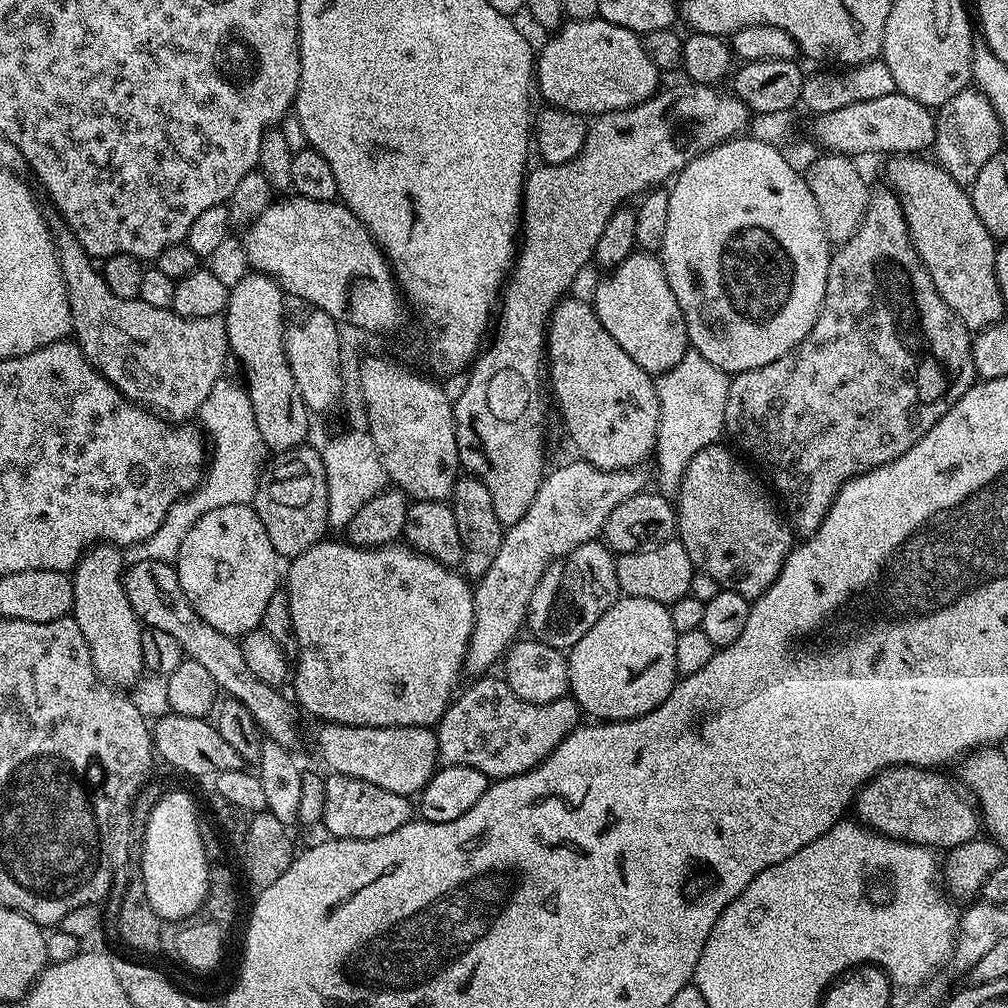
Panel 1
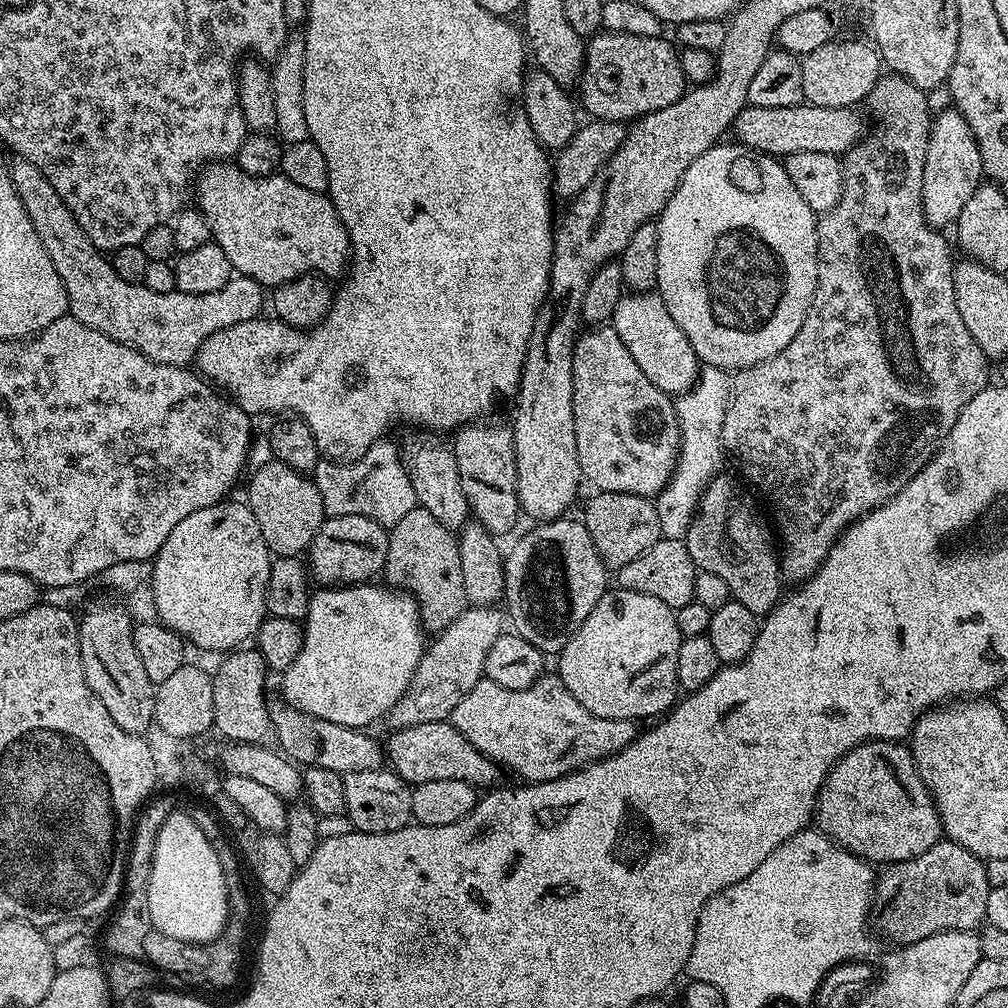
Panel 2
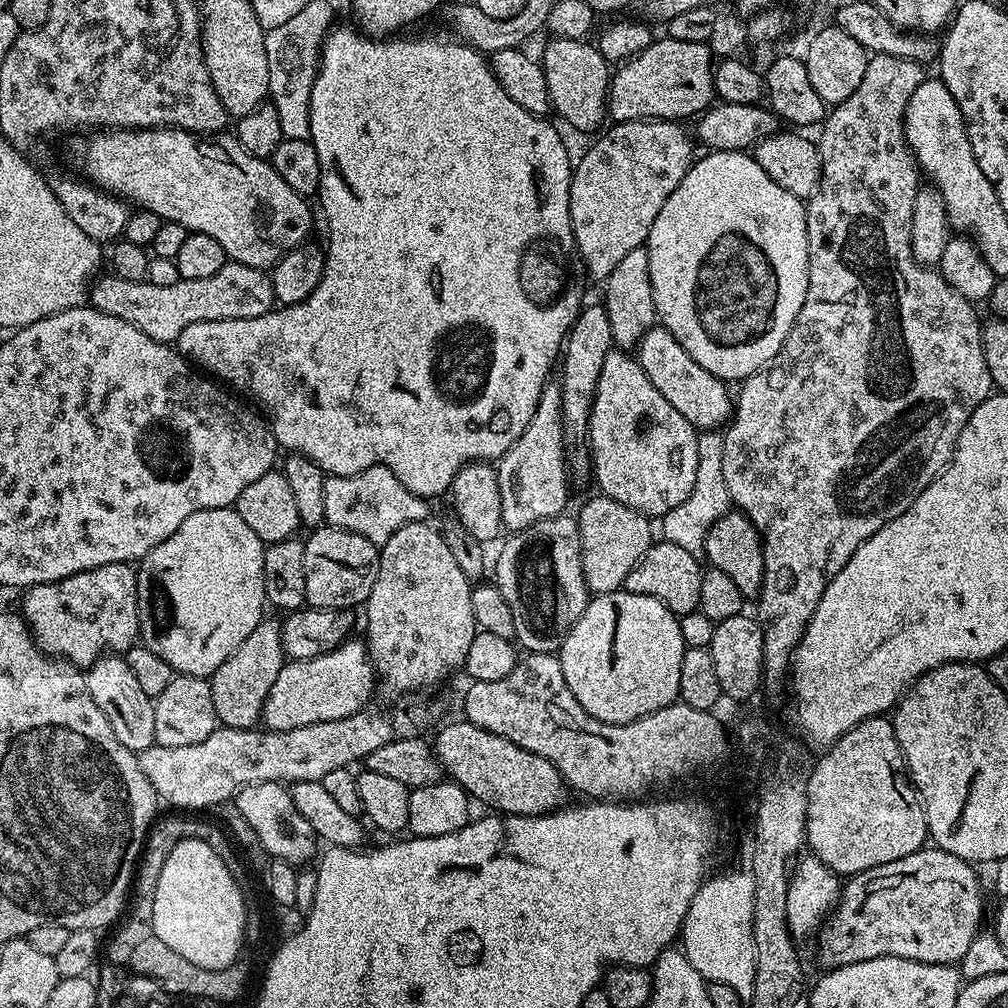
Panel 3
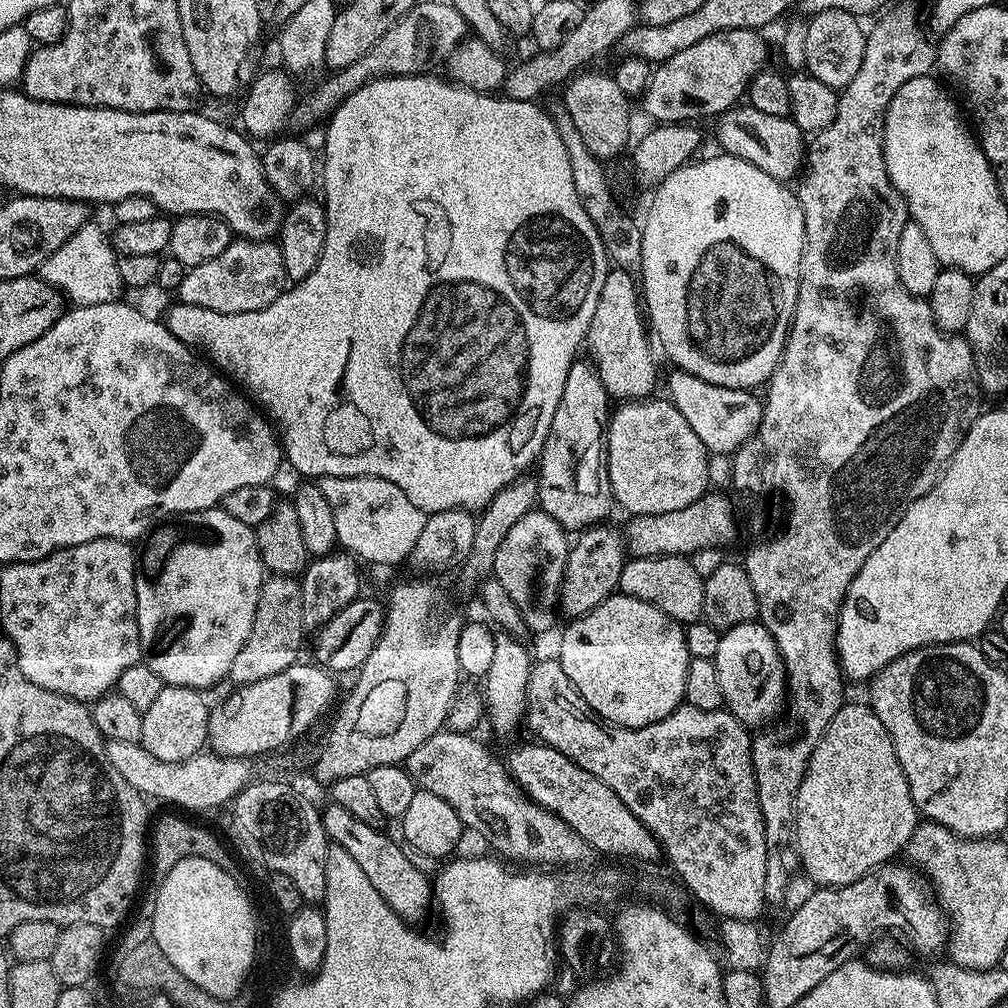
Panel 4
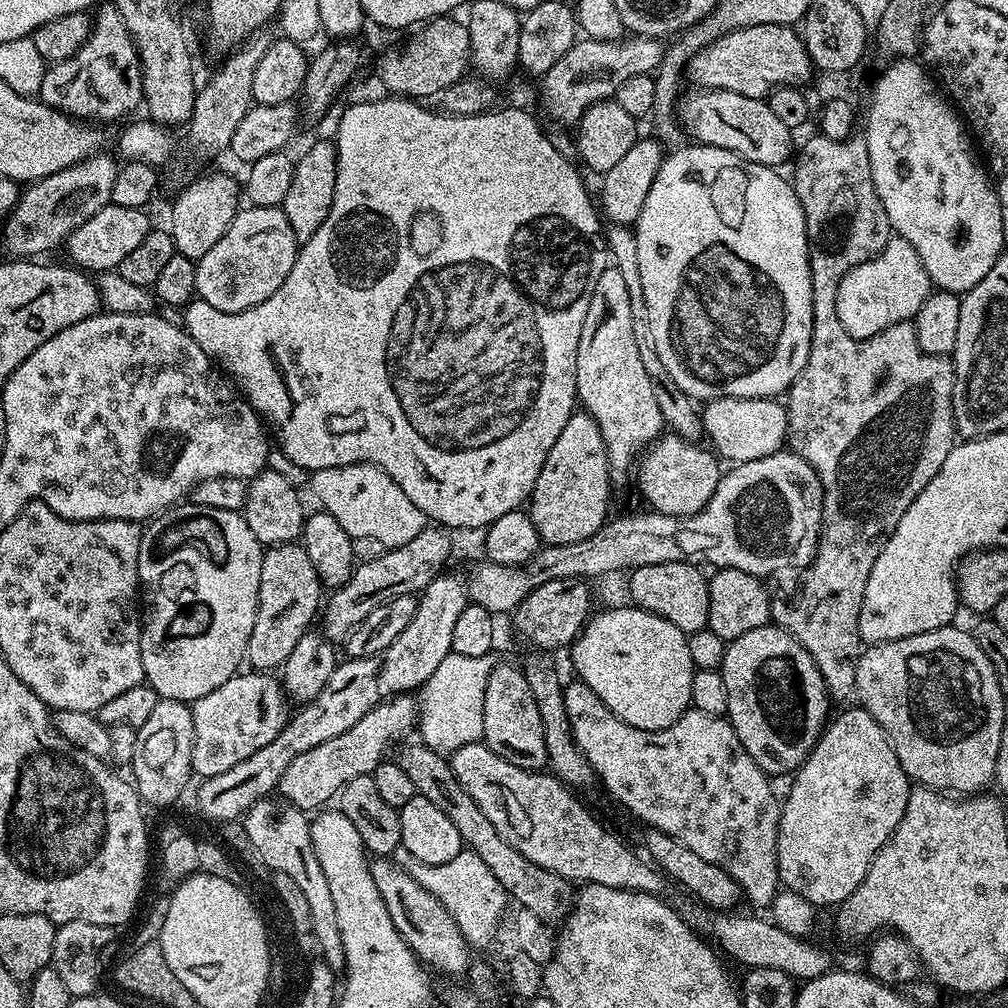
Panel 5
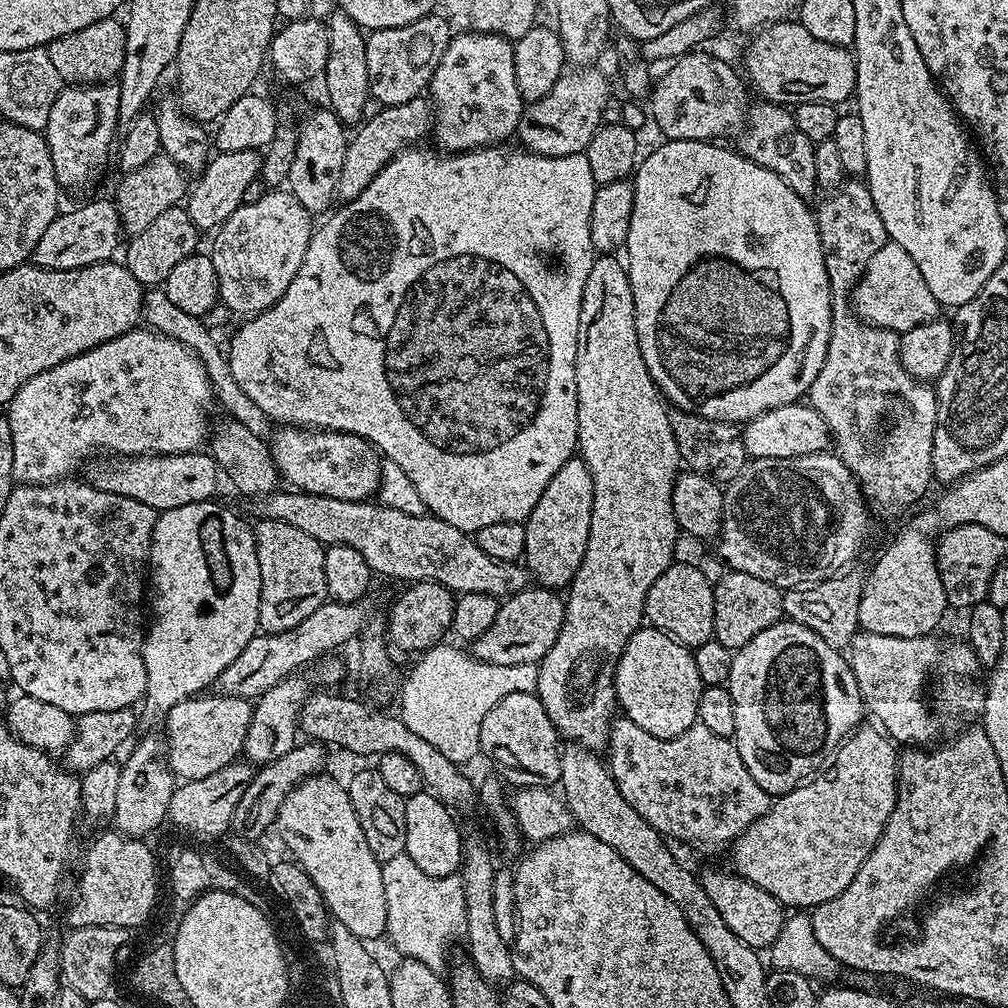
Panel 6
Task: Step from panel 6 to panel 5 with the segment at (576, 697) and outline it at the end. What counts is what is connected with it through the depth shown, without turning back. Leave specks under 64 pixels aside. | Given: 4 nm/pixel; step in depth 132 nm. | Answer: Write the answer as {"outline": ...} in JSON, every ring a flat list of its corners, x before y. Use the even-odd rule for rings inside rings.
{"outline":[[615,266,602,270,598,282,594,282,594,294,590,294,586,322,582,322,582,334,578,338,576,398,583,411,589,412,594,422,598,422,598,430,602,430,613,477,620,478,624,468,631,469,644,449,653,440,660,439,665,431,650,377,634,342,629,291]]}

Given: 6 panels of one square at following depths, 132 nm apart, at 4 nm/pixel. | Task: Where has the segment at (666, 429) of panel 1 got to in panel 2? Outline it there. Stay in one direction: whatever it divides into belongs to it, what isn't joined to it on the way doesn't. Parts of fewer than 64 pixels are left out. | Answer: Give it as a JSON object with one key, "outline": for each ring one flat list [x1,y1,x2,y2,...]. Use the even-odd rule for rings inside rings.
{"outline":[[703,365,695,386,681,393,675,401,680,430,679,458,667,486,653,501,658,510,663,539,684,540,687,537,690,522,706,486,723,469,721,466,726,453,721,442,722,422,725,421,731,393,731,373,724,368]]}

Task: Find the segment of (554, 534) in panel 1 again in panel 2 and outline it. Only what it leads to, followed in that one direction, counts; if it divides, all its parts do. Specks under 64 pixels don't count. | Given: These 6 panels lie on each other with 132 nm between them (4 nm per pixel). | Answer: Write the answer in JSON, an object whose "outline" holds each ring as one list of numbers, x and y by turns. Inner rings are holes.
{"outline":[[499,607,465,608,453,624,438,633,433,644,431,641,425,647,424,656,420,659,406,694,402,694,402,698,398,698,396,705,388,712,386,724,389,724,389,729,399,730,418,726,422,722,448,720,454,706,458,706,458,702,462,702,462,698,474,690,478,681,485,679,486,658,505,628,506,616]]}

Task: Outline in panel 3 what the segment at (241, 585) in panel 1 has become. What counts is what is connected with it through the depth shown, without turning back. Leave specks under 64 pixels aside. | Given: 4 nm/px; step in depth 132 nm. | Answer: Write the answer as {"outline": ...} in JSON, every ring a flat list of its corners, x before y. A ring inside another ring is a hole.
{"outline":[[235,507,198,510,194,514,190,514,190,518,186,518,186,522,182,522,182,526,178,526,178,530,174,530,174,534,170,534,170,538,166,538,158,546,154,546,154,550,147,552,143,560,139,561,136,573,136,597,138,598,138,622,140,623,139,639,142,641,143,647,154,650,154,654,158,654,158,658,162,658,170,665,173,673,181,676,211,677,212,672,218,670,218,666,222,666,222,662,226,662,226,658,230,658,230,654,234,654,234,650,238,650,238,646,242,646,242,642,246,642,250,630,254,630,254,626,258,626,260,621,265,619,265,547,266,545,258,538,258,534,254,534,254,530,250,530,250,526,246,526,246,522,242,522]]}

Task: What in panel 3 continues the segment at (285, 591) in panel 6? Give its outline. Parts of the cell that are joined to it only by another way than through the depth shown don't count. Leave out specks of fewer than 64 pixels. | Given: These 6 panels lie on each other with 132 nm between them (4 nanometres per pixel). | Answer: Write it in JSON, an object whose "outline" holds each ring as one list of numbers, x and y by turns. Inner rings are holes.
{"outline":[[265,618,250,630,246,642,218,666,210,677,216,719,226,728,251,728,261,719,270,686,284,669,286,657,282,646,281,621]]}

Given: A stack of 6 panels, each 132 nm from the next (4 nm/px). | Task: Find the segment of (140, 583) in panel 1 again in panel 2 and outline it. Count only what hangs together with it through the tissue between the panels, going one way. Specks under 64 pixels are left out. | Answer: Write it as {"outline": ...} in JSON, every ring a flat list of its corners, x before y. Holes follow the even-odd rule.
{"outline":[[283,698,273,699,269,703,268,719,274,736,276,732,275,743,279,751,297,765,310,768,322,766,322,770,334,770,341,774,354,770,374,770,385,767,385,749,381,741,379,744,374,737,367,736,369,734,367,731,314,718,298,710]]}

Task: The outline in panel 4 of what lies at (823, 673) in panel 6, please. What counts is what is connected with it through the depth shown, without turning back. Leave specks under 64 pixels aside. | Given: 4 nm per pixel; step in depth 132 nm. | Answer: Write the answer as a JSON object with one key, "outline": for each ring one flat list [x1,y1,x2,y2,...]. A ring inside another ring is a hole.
{"outline":[[753,622,723,629,715,661,724,708,749,729,759,730,769,725,785,711,788,675,784,673,778,646,763,624]]}

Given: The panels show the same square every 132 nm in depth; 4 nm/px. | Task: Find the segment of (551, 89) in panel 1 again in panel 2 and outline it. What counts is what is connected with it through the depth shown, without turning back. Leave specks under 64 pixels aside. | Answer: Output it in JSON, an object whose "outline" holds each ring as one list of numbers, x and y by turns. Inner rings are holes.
{"outline":[[599,31,587,41,584,71,580,73,579,103,598,120,632,122,678,102,686,91,679,51,663,35,642,38,634,34]]}

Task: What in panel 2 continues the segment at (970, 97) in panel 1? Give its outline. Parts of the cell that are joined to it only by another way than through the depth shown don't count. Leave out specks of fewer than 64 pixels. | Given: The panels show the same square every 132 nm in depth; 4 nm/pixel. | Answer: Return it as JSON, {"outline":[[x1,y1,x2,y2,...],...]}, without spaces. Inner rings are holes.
{"outline":[[954,106,945,112,937,111,928,135,926,162,922,170,922,210,930,227,944,230,955,225,962,206,974,194,974,190,985,179,982,154,978,142,966,122,966,118]]}

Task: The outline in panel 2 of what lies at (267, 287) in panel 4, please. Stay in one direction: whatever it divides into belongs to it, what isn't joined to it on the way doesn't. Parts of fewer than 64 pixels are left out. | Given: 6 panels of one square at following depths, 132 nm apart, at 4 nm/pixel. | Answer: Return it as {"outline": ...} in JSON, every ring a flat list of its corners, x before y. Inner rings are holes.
{"outline":[[16,158,13,161,10,164,12,184,34,226,34,234,38,234,38,242,42,242,50,262,54,262,54,270,58,270,58,278,62,278,68,295,68,312,78,322,137,348,154,362,182,368,195,361,196,352,206,338,218,330,226,330,226,326,257,319,266,308,265,285,249,276,233,275,222,290,211,294,178,291,158,294,145,284,131,284,118,278,111,259,92,245,74,214,70,214,66,202,58,198,58,190,50,186,46,174,29,160]]}

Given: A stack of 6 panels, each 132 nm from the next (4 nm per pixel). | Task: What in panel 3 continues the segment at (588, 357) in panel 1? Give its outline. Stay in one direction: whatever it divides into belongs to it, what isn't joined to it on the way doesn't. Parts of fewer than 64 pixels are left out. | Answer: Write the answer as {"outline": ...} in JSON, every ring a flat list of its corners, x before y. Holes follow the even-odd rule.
{"outline":[[613,350,606,354,606,362,602,362,602,374,598,374,598,382,596,383,596,397,592,403,590,410,590,418,588,419,588,439,587,447,590,449,592,458,591,475,596,476,596,484,601,493,616,499,623,506,630,506,634,510,644,513,649,518,661,518,676,506,680,506,682,502,689,498,690,492,694,489,694,480,698,471,698,432,693,428,692,424,686,418,682,418,682,414,678,414,678,410,674,410,674,406,670,406,670,402,666,402,666,398,662,398,662,393,650,382,650,378,646,378,646,370,642,370,639,360,635,355,629,354,624,350]]}

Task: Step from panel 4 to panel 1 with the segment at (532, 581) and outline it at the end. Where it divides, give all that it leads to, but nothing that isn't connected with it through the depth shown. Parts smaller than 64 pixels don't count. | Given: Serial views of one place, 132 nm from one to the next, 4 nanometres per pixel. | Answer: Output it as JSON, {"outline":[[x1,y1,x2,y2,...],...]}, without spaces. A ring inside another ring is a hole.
{"outline":[[599,539,591,540,552,561,538,578,538,584,534,586,528,603,527,631,532,631,529,633,546,646,571,650,582,638,582,634,586,634,586,630,590,630,590,626,594,626,594,622,598,622,598,618,602,618,602,614,606,614,606,610,621,595,616,577,616,556,607,544]]}

